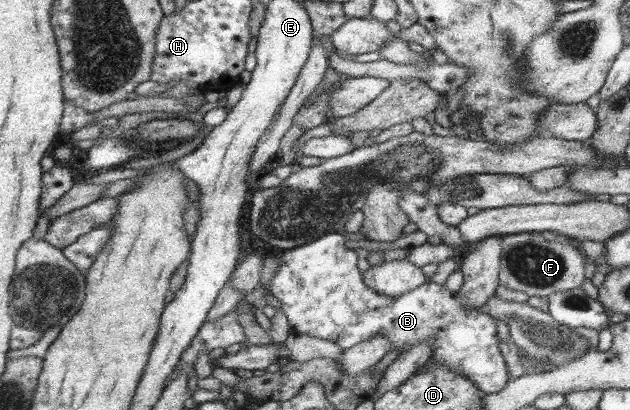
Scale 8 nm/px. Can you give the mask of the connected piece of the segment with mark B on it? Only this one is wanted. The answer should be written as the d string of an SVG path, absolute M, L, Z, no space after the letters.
M328 233L306 245L280 253L280 263L270 281L269 289L270 293L280 300L279 308L288 318L293 331L332 341L343 351L371 337L381 335L390 342L390 349L400 354L409 351L424 339L433 337L431 339L433 354L423 365L423 369L429 369L435 363L450 367L456 373L473 381L484 394L498 393L506 387L512 377L510 370L506 369L507 363L504 363L505 357L502 357L498 325L491 314L474 306L466 307L456 291L453 292L445 285L433 282L421 285L420 288L413 289L404 296L380 295L363 281L363 273L360 273L357 267L357 252L346 247L345 240L341 233Z

